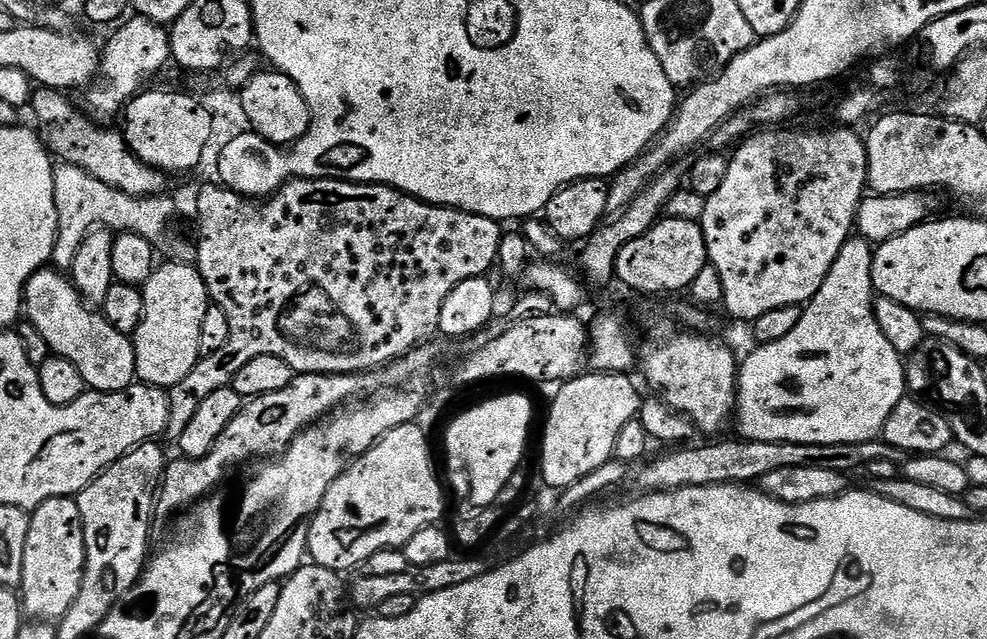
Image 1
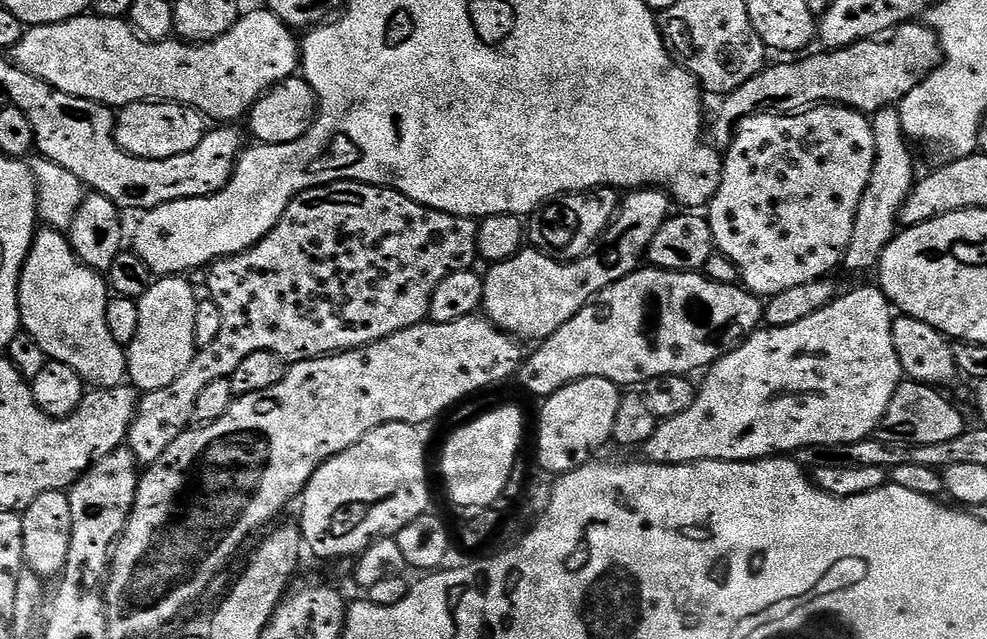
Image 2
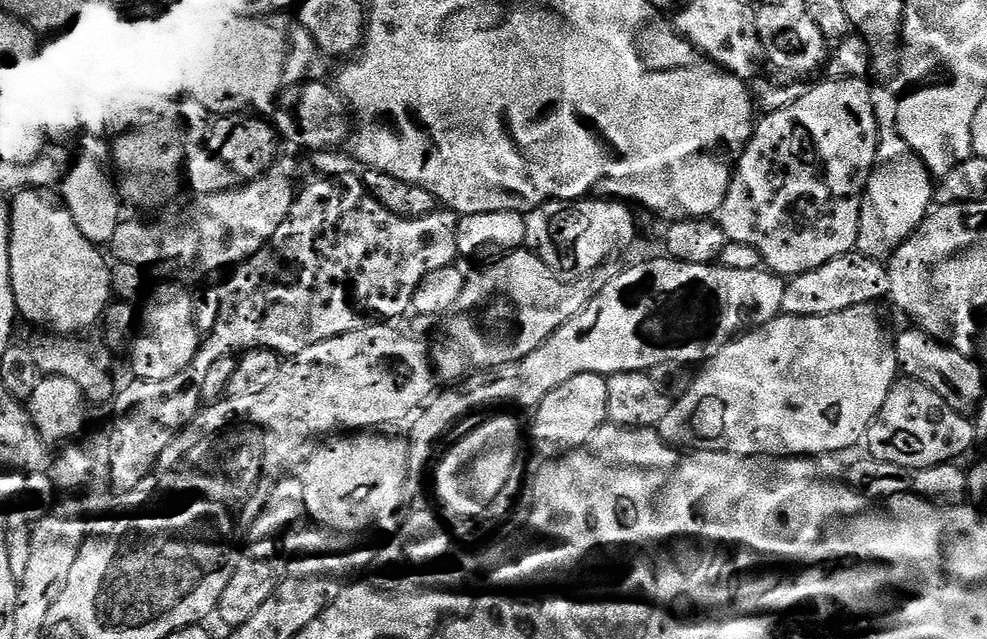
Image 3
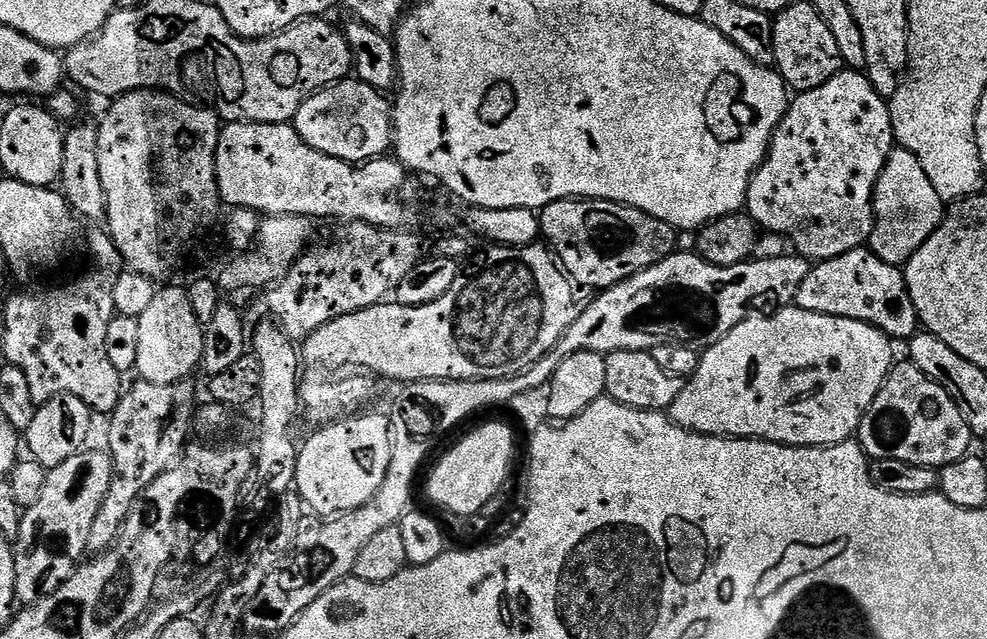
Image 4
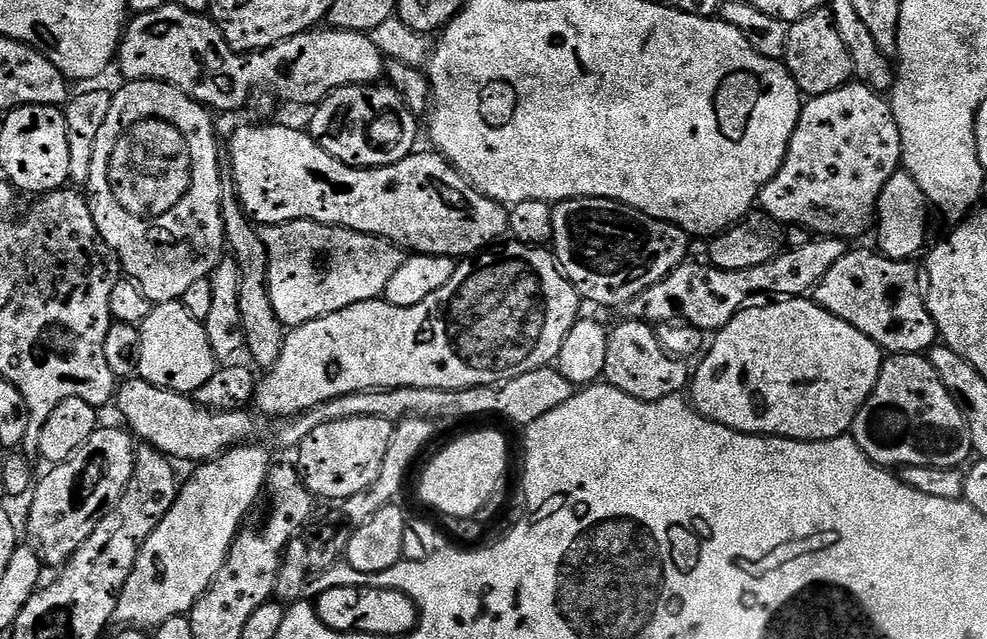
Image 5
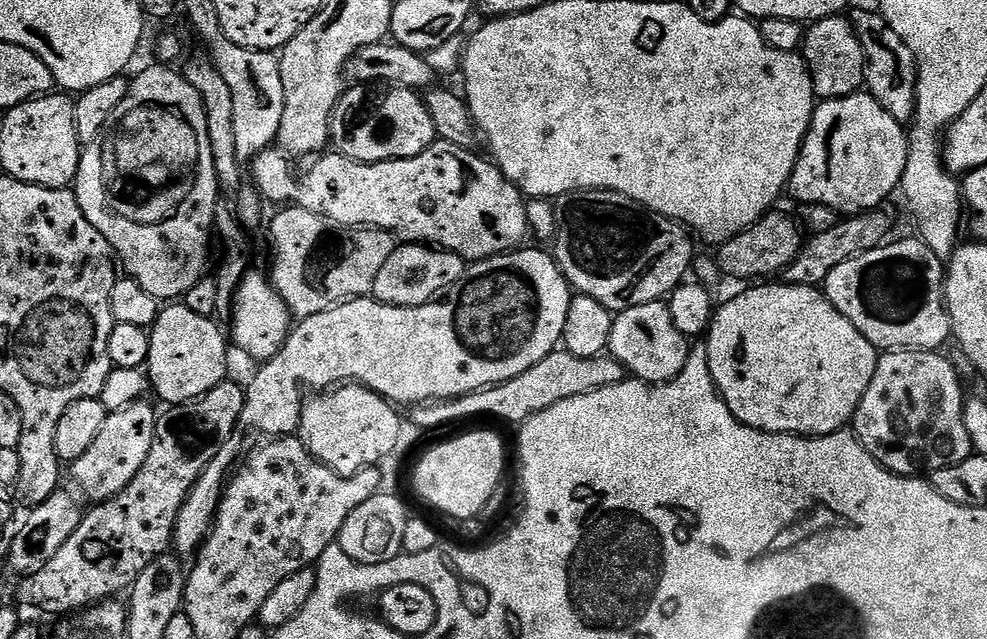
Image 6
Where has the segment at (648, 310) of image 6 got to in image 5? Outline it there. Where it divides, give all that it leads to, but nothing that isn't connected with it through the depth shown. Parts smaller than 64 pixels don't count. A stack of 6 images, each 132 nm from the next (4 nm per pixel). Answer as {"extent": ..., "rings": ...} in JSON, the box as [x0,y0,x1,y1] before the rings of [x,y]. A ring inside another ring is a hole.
{"extent":[603,318,690,400],"rings":[[[624,318],[616,329],[613,327],[608,333],[603,379],[611,388],[622,390],[639,400],[661,400],[667,396],[679,396],[689,387],[690,368],[684,364],[687,363],[683,359],[674,357],[666,351],[660,339],[656,337],[656,328],[651,323]]]}

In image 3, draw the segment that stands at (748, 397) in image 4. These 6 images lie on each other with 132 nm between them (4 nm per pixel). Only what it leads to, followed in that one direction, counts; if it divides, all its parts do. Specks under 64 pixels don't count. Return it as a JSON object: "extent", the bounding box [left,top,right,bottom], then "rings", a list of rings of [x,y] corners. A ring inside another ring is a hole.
{"extent":[658,304,898,457],"rings":[[[876,304],[850,306],[850,310],[842,310],[825,316],[785,316],[783,314],[762,325],[745,331],[732,339],[725,348],[720,349],[717,356],[712,357],[695,373],[690,390],[684,396],[675,397],[670,414],[662,418],[658,426],[660,437],[681,450],[699,450],[702,452],[725,452],[739,456],[810,456],[823,457],[823,452],[844,452],[856,443],[863,441],[868,434],[868,427],[874,422],[878,410],[882,410],[882,402],[886,402],[886,394],[890,394],[893,384],[898,379],[898,365],[896,362],[896,341],[893,333],[888,333],[884,325],[884,316],[879,312]]]}

